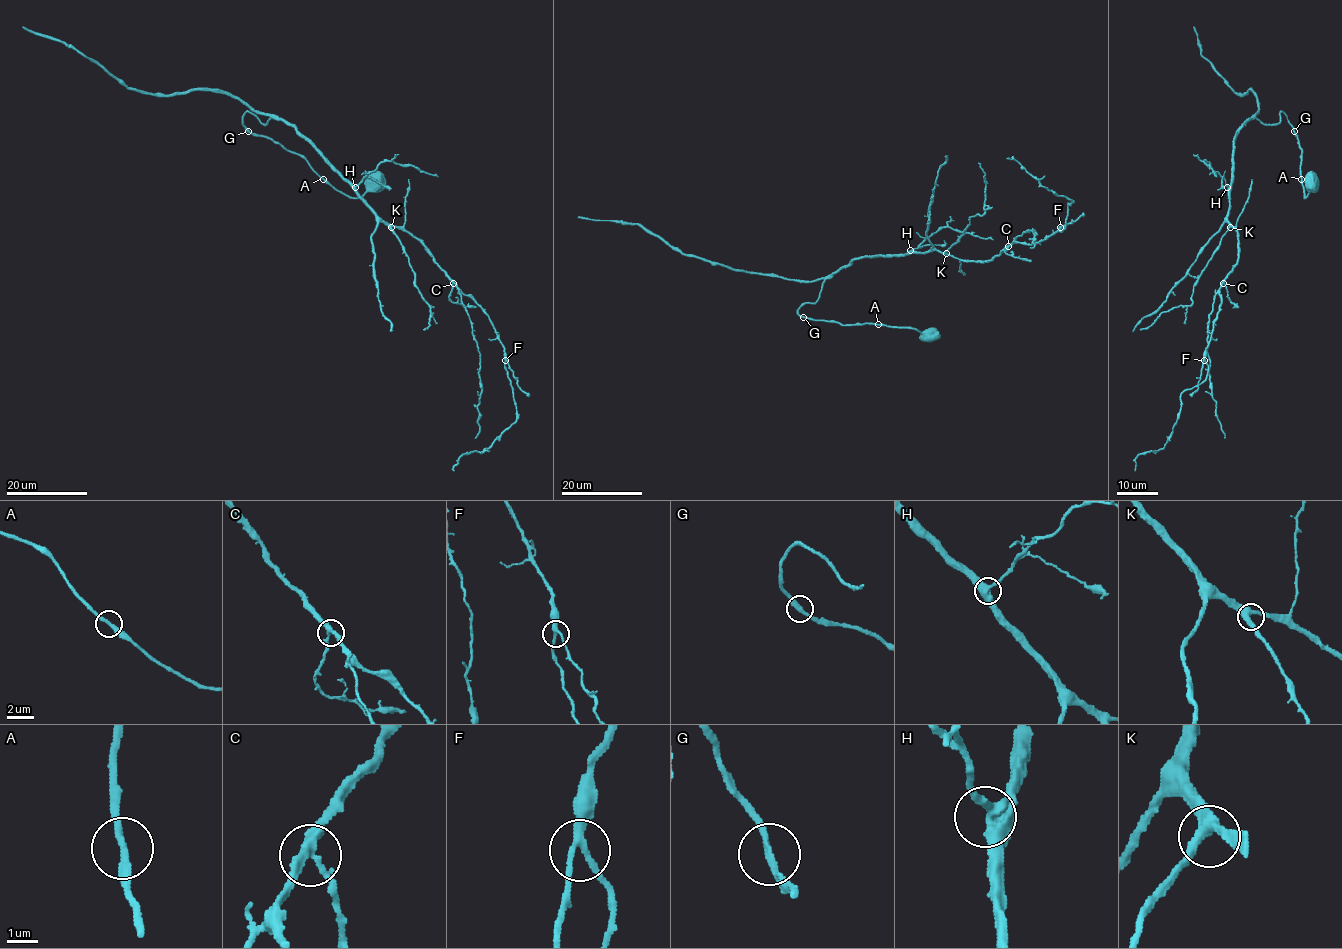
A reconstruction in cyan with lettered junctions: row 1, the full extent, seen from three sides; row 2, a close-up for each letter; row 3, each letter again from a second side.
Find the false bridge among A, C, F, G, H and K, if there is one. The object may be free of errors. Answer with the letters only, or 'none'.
none

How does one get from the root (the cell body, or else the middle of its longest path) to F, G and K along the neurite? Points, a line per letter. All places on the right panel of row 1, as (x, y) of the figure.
F: (1312, 181), (1305, 198), (1282, 111), (1235, 134), (1227, 220), (1237, 264), (1204, 360)
G: (1312, 181), (1316, 179), (1317, 184), (1305, 198), (1301, 175), (1302, 150), (1293, 131)
K: (1312, 181), (1305, 198), (1302, 150), (1286, 115), (1275, 124), (1251, 118), (1233, 143), (1230, 227)

